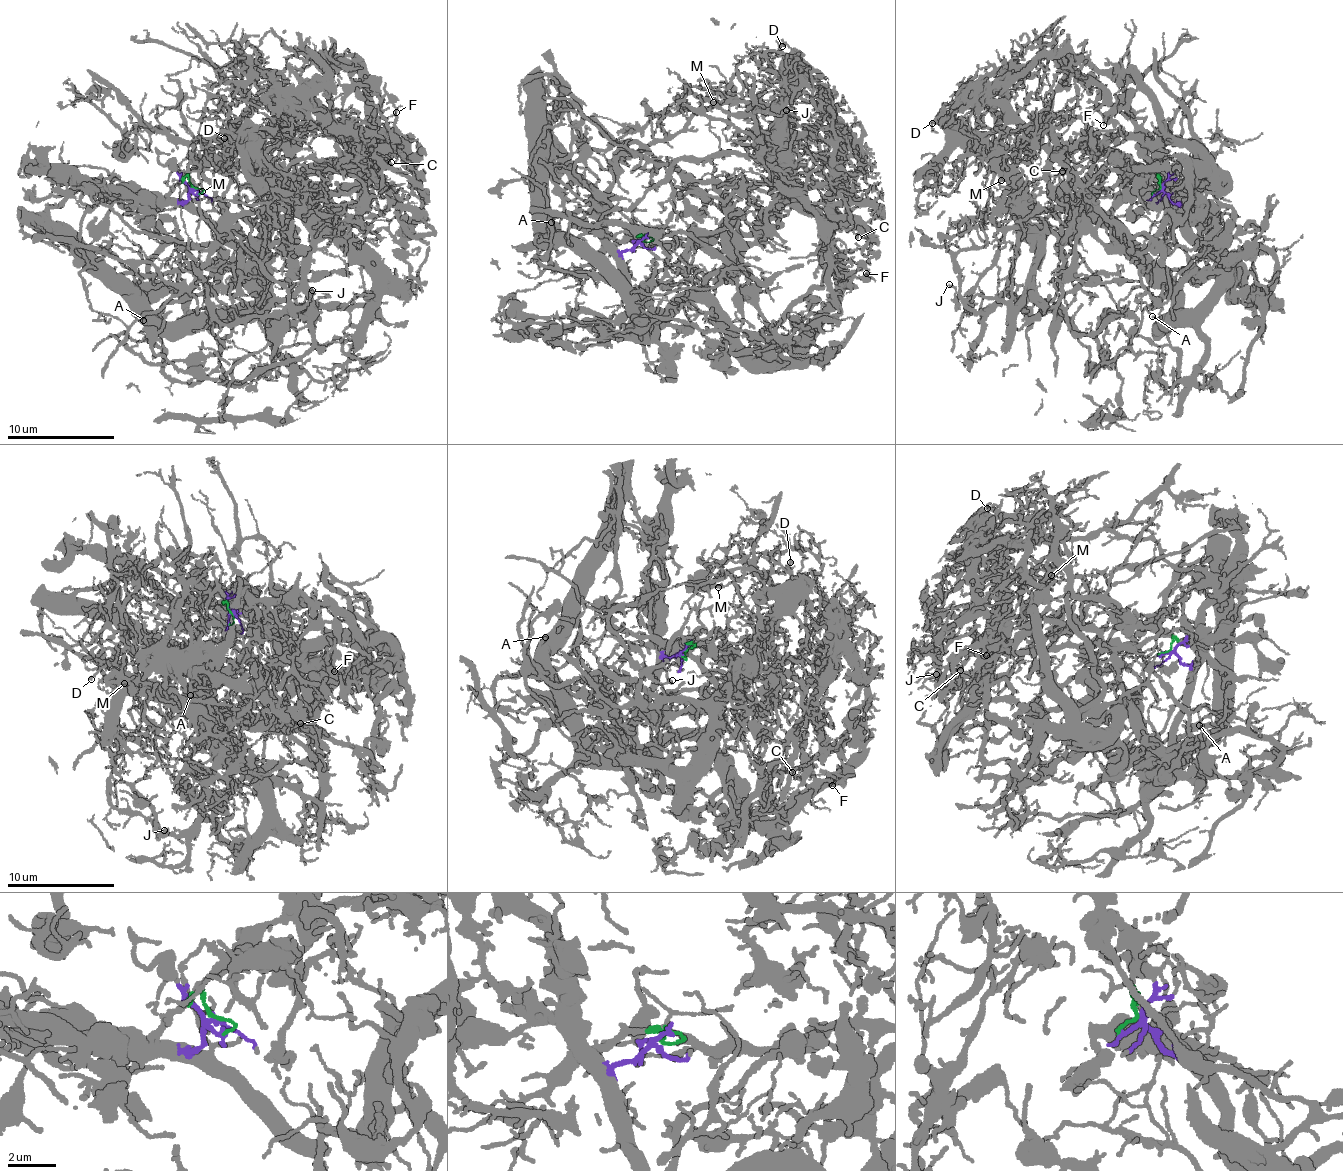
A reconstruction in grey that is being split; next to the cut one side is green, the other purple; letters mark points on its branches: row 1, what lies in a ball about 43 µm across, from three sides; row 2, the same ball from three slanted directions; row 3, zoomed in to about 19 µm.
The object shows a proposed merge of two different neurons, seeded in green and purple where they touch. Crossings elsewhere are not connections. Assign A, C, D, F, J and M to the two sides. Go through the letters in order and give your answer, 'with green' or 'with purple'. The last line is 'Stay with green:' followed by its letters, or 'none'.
A: with purple
C: with green
D: with green
F: with purple
J: with green
M: with green
Stay with green: C, D, J, M

